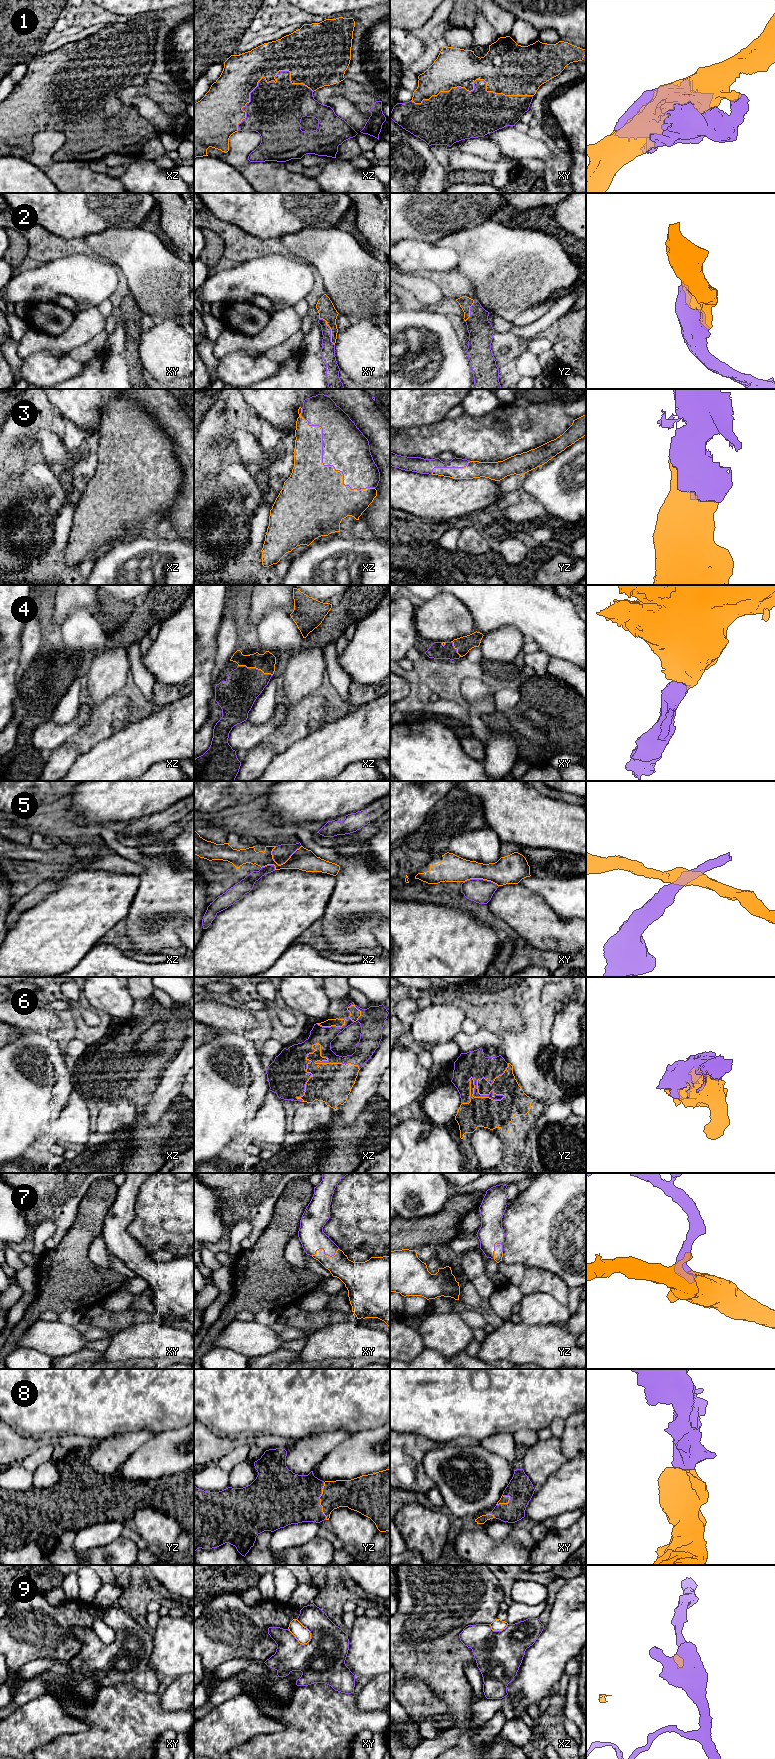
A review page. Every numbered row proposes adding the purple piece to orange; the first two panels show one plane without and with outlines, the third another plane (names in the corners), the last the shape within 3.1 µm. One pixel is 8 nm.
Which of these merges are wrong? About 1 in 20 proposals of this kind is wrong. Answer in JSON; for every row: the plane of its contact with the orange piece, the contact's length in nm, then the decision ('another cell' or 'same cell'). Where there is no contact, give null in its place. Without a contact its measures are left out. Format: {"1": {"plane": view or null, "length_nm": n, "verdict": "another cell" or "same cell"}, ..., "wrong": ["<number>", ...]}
{"1": {"plane": "xy", "length_nm": 1000, "verdict": "same cell"}, "2": {"plane": "xy", "length_nm": 260, "verdict": "same cell"}, "3": {"plane": "xz", "length_nm": 850, "verdict": "same cell"}, "4": {"plane": "xz", "length_nm": 300, "verdict": "same cell"}, "5": {"plane": "xz", "length_nm": 260, "verdict": "same cell"}, "6": {"plane": "xz", "length_nm": 550, "verdict": "same cell"}, "7": {"plane": "xy", "length_nm": 240, "verdict": "same cell"}, "8": {"plane": "yz", "length_nm": 300, "verdict": "same cell"}, "9": {"plane": "xy", "length_nm": 220, "verdict": "another cell"}, "wrong": ["9"]}

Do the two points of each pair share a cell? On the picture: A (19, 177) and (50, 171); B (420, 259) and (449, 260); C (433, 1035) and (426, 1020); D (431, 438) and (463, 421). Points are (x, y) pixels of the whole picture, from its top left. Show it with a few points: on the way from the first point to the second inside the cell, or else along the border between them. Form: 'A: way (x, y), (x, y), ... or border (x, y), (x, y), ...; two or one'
A: border (23, 159), (35, 164), (53, 182); two
B: way (427, 259), (442, 260); one
C: way (433, 1031), (433, 1027), (430, 1024); one
D: way (439, 437), (449, 435), (455, 429); one

